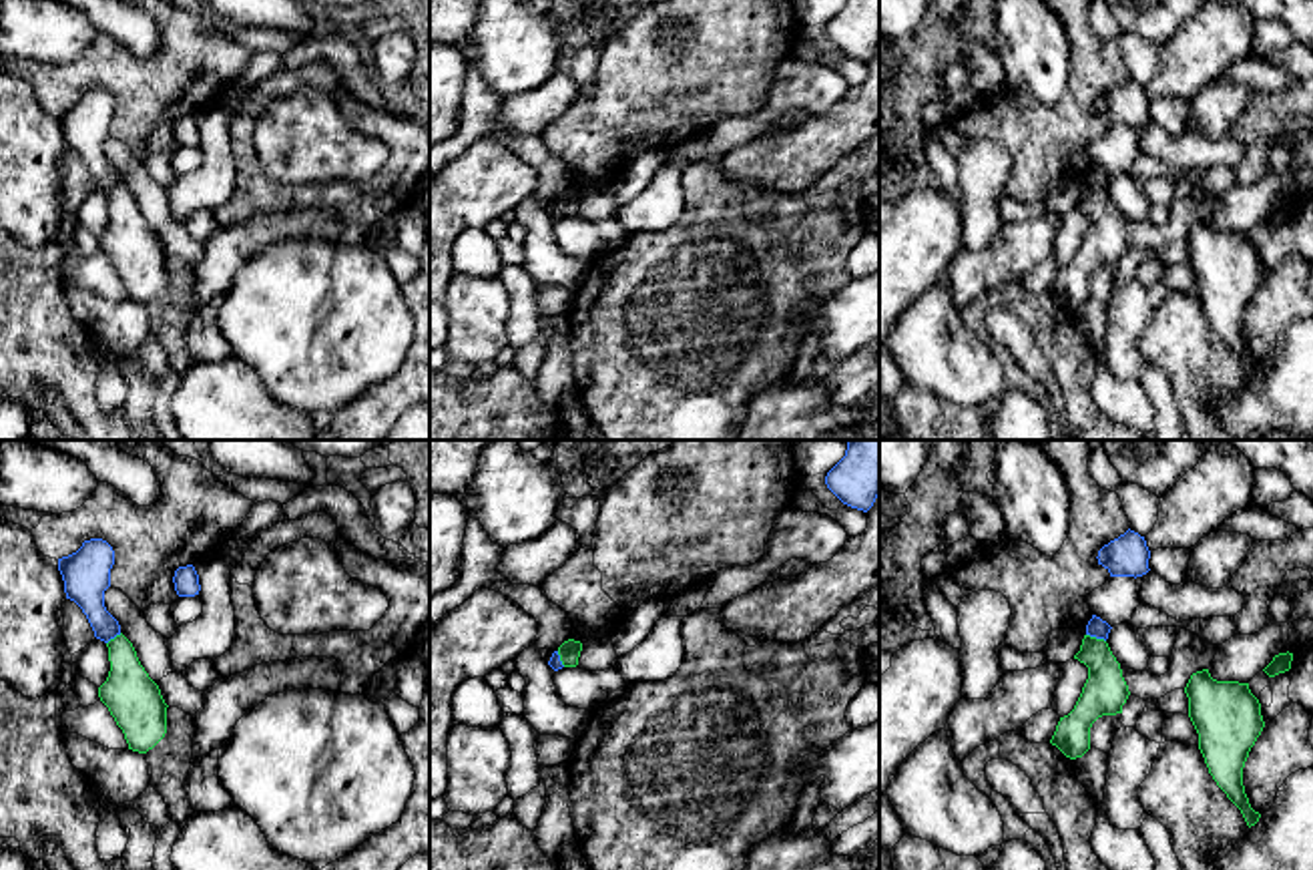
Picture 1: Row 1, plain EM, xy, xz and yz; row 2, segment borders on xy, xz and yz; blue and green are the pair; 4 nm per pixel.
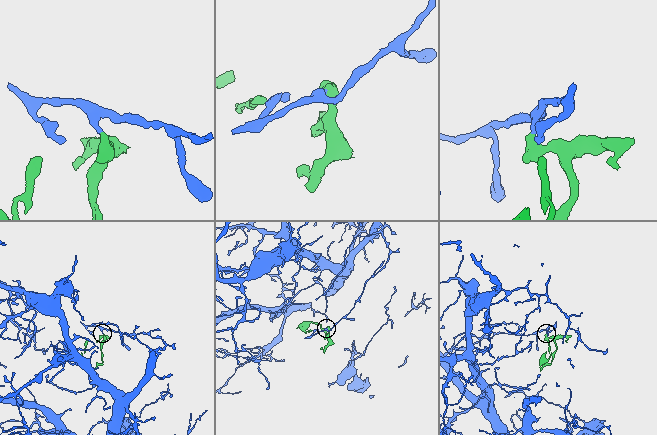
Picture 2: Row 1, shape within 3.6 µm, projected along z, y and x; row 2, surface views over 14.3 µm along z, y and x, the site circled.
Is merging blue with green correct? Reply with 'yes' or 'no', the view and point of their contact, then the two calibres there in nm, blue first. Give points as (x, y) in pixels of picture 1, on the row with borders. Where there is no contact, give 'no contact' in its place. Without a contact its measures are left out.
no; contact yz (1097, 637); calibres 80 and 180 nm

